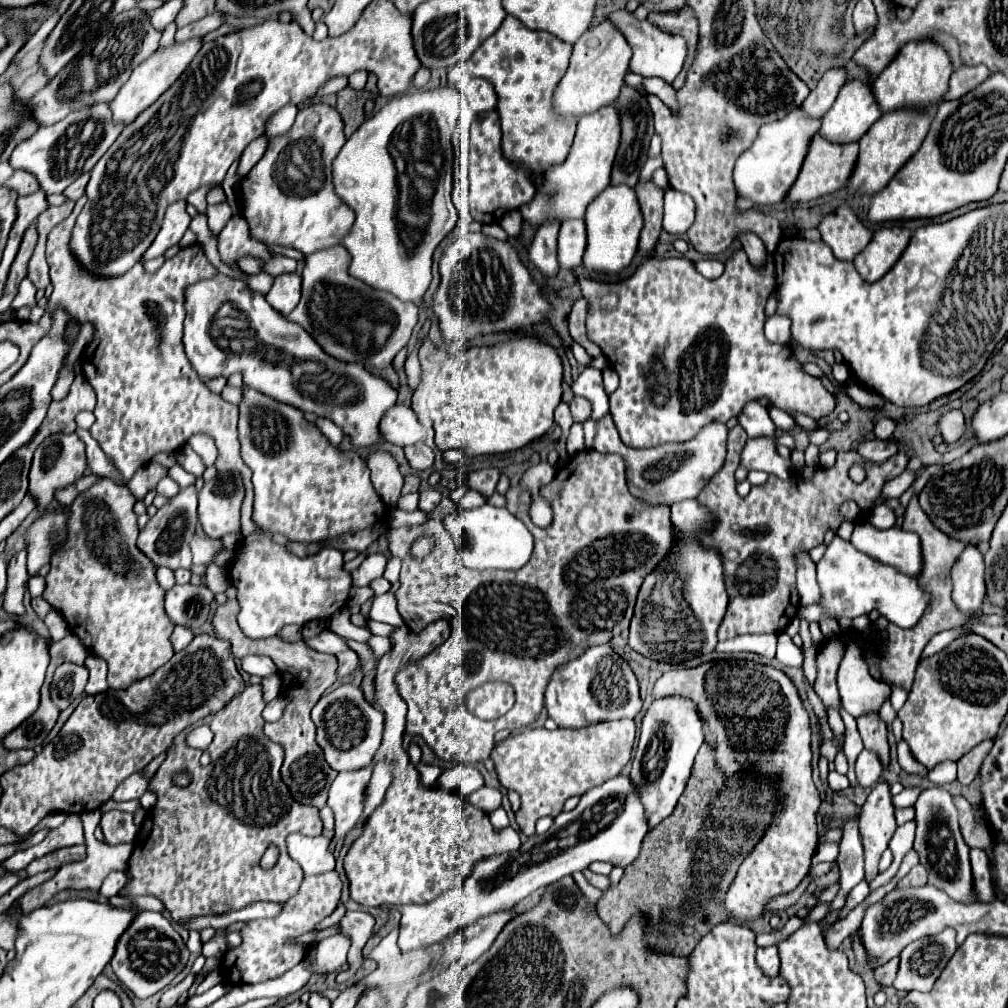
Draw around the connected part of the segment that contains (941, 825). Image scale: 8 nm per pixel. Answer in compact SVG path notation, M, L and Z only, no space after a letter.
M941 786L923 790L919 794L919 800L915 802L915 820L917 820L917 834L913 848L919 852L921 864L927 866L929 884L943 890L957 902L977 902L975 884L971 876L969 846L961 838L957 824L957 808L953 806L951 794Z

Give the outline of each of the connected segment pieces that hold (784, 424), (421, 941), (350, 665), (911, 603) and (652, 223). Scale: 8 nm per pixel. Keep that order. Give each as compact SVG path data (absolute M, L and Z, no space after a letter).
M769 408L769 414L771 414L771 418L773 418L773 422L775 422L775 426L779 430L791 430L791 428L797 426L795 418L791 418L791 414L787 414L787 412L779 410L779 408Z
M615 776L601 786L587 790L577 808L571 812L561 812L545 834L531 836L515 852L483 858L479 864L475 864L463 886L443 892L439 898L427 904L387 906L387 910L401 912L399 948L403 952L411 952L439 944L447 936L475 924L475 920L491 916L491 912L515 908L537 888L545 888L567 874L585 870L595 860L625 868L637 858L647 830L643 806L635 796L629 778Z
M345 650L345 652L337 654L337 662L339 662L337 676L343 678L343 676L349 676L359 666L359 656L353 650Z
M839 536L833 538L833 542L827 546L825 556L817 564L817 584L821 588L823 600L819 600L819 604L799 608L798 612L798 616L809 623L837 617L853 620L855 616L879 610L879 614L887 616L889 622L899 624L901 628L911 628L917 624L929 604L929 594L919 588L915 578L909 578L895 568L873 560L871 556L855 550L849 540L843 540Z
M653 182L637 184L635 186L637 200L643 212L643 230L639 238L639 254L643 258L649 258L655 252L655 246L659 242L659 232L663 230L661 218L663 218L663 190L657 188Z

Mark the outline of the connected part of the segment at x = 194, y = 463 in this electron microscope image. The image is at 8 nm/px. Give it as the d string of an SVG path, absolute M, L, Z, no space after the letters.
M185 444L185 446L175 454L175 458L177 458L177 462L179 462L187 472L191 472L191 474L195 474L195 476L201 476L201 474L205 472L203 460L199 458L199 454L193 452L193 448L191 448L189 444Z

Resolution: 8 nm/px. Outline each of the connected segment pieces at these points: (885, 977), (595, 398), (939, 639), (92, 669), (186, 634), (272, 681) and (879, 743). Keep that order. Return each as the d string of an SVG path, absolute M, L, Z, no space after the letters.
M899 958L889 960L889 964L883 964L879 968L875 968L875 978L879 980L881 986L891 986L895 980L895 972L899 970Z
M585 368L581 372L581 376L571 384L575 396L583 396L591 402L593 406L593 420L603 418L609 412L609 396L603 388L603 378L601 378L601 370L597 368Z
M964 626L946 630L939 634L936 634L924 648L920 661L923 658L932 656L933 654L940 652L941 650L943 650L943 648L947 647L954 639L969 632L969 626Z
M89 654L85 660L85 666L89 668L89 682L87 682L85 692L87 694L105 692L109 688L107 686L107 664L105 664L105 660L95 656L95 654Z
M175 626L173 636L171 636L171 644L173 644L175 652L183 650L185 646L189 646L191 640L193 640L193 632L191 632L191 630L187 630L187 628L183 628L183 626Z
M279 674L263 678L261 684L265 702L271 702L275 696L279 696L279 692L281 692L281 678L279 678Z
M867 714L857 718L857 728L863 738L863 744L867 750L875 752L883 764L883 768L889 768L889 742L887 742L887 726L879 718L879 714Z

